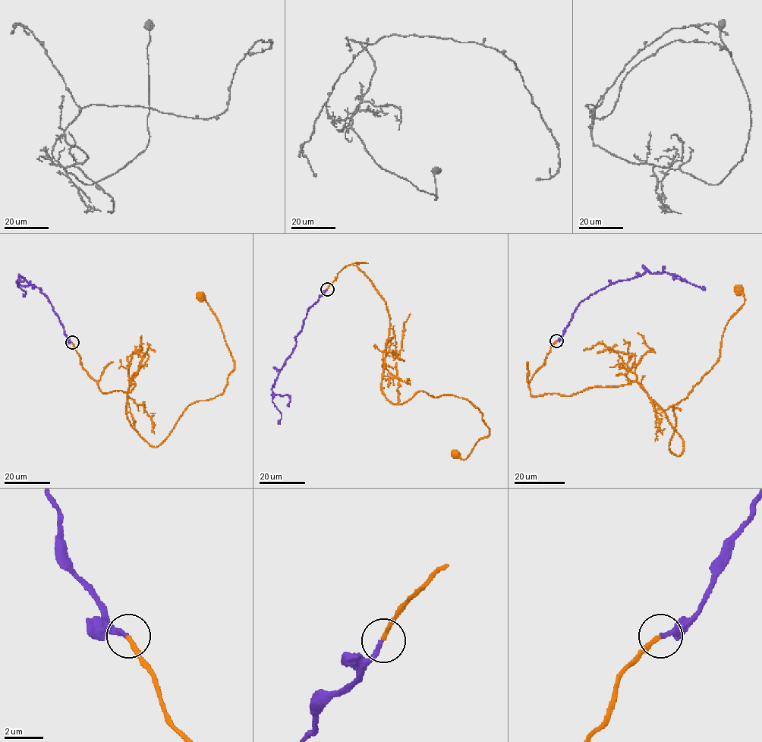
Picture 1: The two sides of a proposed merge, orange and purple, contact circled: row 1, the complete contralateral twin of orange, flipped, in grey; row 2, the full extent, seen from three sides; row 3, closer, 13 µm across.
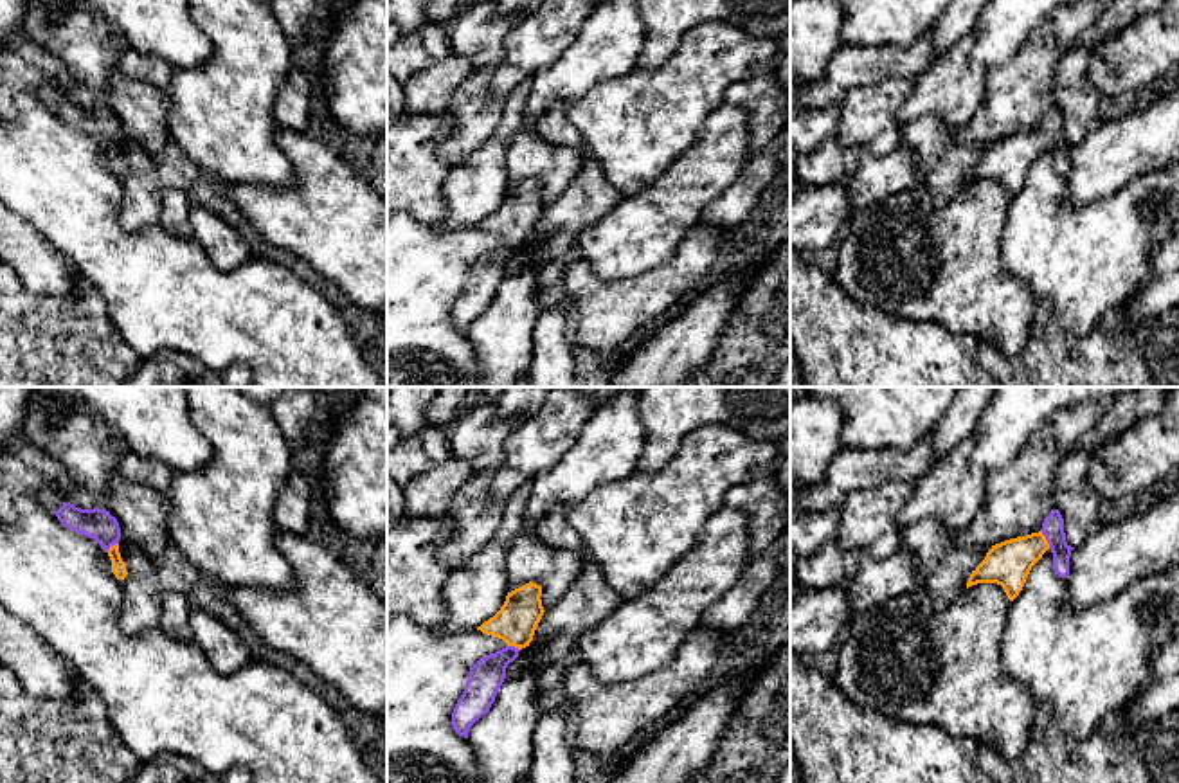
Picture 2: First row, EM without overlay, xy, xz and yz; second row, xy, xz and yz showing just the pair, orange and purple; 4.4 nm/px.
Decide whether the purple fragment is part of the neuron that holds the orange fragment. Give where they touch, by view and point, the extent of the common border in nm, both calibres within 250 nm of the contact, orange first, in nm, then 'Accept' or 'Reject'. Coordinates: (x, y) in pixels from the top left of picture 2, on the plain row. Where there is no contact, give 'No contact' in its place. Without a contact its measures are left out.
Touches orange at yz (1044, 135). Shared border 90 nm. Thickness 200 nm (orange) against 100 nm. Accept

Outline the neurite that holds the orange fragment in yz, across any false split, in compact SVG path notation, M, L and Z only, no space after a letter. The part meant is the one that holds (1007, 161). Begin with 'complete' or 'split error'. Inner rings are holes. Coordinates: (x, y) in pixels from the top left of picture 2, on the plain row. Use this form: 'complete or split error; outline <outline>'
split error; outline M1058 106L1044 115L1042 126L992 142L985 157L972 167L967 185L977 180L997 180L1010 198L1022 187L1031 164L1046 148L1053 149L1053 167L1069 171L1069 153L1075 144L1066 139L1064 115Z

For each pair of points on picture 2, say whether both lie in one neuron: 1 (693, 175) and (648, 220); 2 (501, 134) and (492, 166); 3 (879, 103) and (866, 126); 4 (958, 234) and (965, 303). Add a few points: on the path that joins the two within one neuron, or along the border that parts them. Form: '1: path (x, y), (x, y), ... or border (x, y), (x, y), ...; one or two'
1: path (683, 186), (659, 209); one
2: path (501, 141), (492, 159); one
3: path (873, 108), (868, 114), (868, 121); one
4: path (958, 251), (960, 281), (963, 287); one

